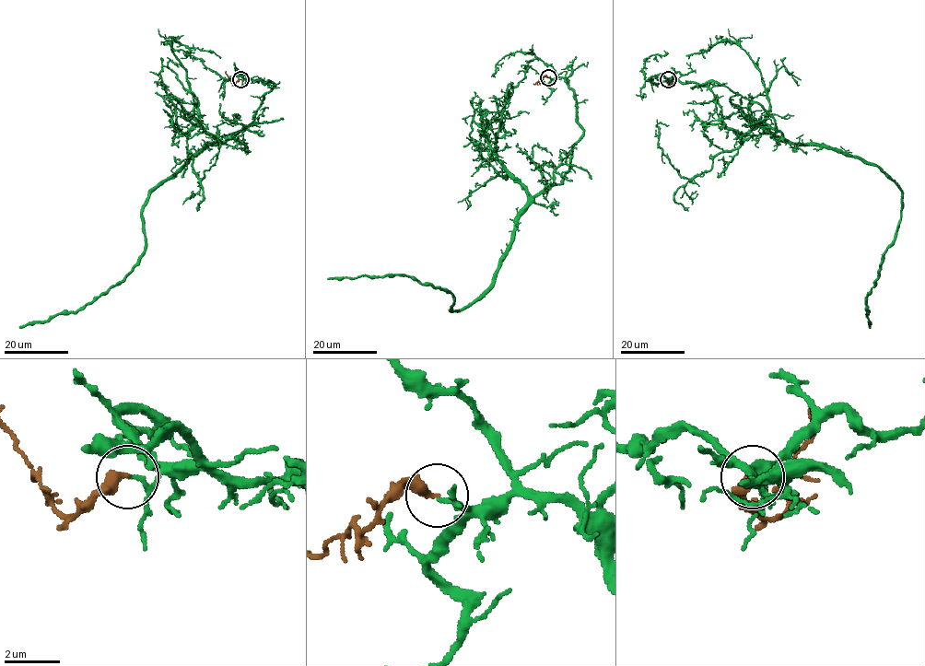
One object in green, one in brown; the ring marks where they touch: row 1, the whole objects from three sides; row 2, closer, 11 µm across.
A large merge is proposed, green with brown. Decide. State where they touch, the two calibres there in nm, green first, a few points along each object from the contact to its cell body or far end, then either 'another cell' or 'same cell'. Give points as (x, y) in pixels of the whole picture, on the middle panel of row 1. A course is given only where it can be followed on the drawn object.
place (548, 77); calibres 100 and 380 nm; course green (548, 77), (573, 92), (583, 134), (469, 304), (450, 309), (449, 291), (414, 277), (327, 279); course brown (548, 76), (544, 76), (533, 83); same cell

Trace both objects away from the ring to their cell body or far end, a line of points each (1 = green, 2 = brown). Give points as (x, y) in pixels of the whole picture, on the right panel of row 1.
1: (669, 79), (724, 85), (755, 101), (790, 142), (873, 163), (895, 183), (900, 220), (868, 292), (871, 328)
2: (668, 79), (671, 85), (674, 72)

